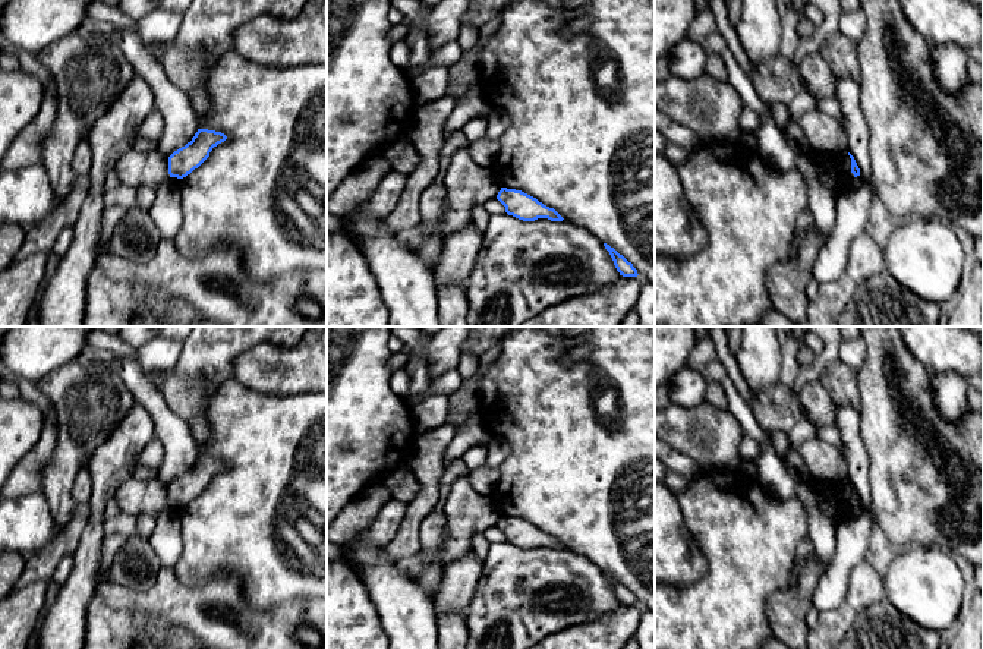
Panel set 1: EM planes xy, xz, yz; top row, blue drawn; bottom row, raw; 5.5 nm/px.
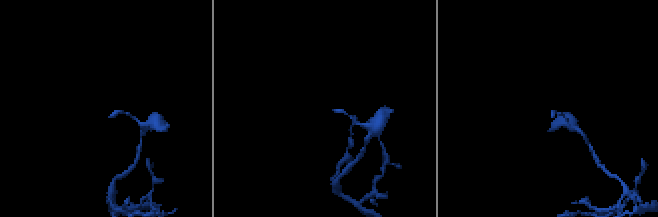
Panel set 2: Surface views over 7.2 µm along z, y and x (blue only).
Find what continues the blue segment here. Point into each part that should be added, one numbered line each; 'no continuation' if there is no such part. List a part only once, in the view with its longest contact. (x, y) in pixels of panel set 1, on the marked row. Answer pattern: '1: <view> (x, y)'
no continuation

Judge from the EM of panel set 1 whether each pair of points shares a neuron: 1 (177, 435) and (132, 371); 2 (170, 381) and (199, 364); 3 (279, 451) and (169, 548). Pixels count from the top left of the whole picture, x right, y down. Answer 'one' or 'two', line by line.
1: one
2: two
3: two

